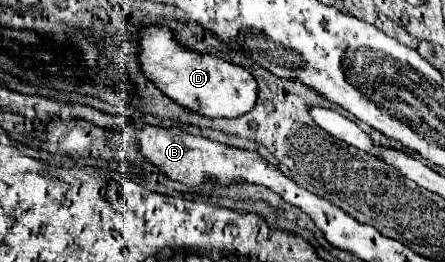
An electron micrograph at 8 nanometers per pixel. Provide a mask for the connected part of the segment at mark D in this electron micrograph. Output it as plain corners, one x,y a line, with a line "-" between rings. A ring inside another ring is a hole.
166,24
144,26
138,32
136,44
140,70
148,80
152,80
156,88
160,88
160,92
164,92
174,102
210,118
236,118
250,112
254,106
256,80
246,68
186,48
176,40
174,32

